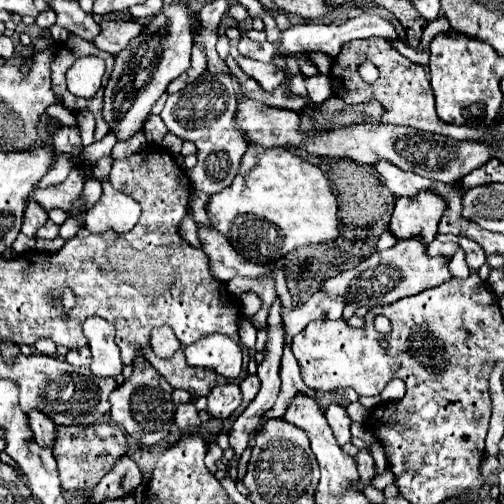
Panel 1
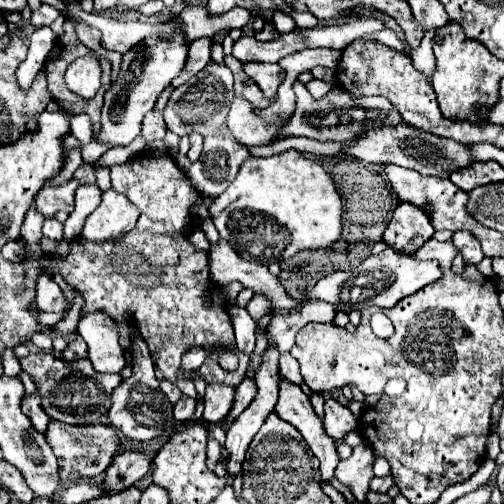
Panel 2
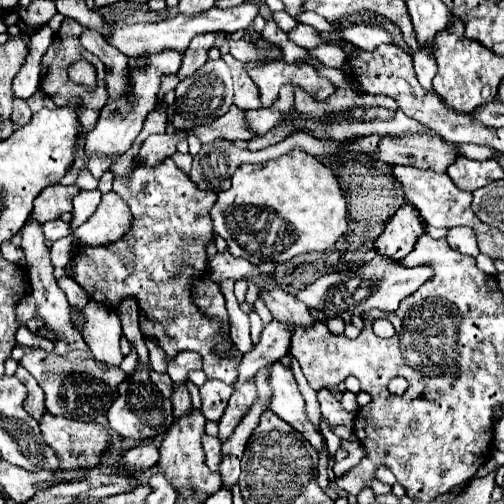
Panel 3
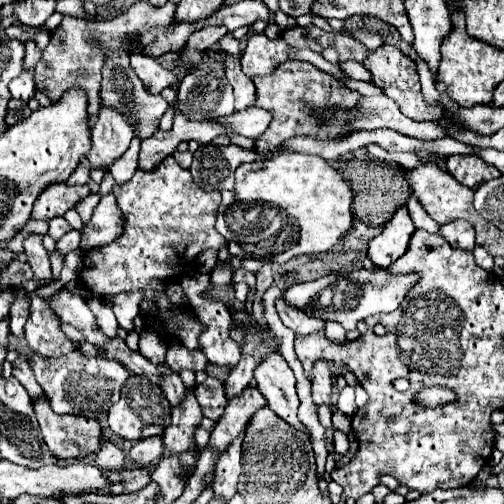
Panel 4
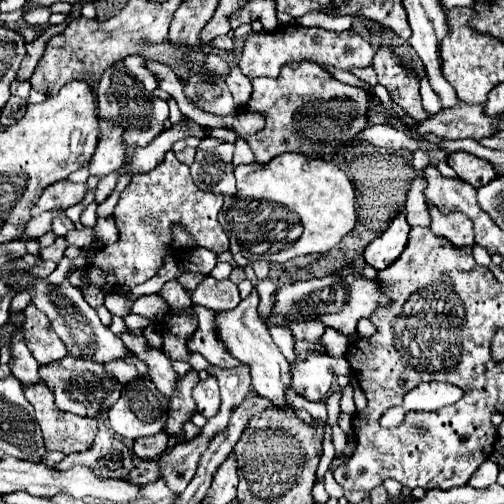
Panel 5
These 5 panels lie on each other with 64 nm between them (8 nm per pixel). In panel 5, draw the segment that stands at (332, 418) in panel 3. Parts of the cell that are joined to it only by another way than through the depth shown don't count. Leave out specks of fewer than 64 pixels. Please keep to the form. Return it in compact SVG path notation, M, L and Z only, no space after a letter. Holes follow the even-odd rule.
M310 356L308 360L296 358L296 364L290 368L292 388L304 390L304 396L312 402L320 402L332 390L336 376L348 376L352 372L350 364L344 358L332 356Z

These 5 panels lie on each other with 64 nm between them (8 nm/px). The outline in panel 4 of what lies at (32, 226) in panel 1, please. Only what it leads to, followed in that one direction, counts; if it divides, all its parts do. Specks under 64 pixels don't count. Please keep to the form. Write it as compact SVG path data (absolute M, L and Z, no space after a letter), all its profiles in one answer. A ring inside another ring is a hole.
M30 234L24 240L24 252L28 256L28 264L34 272L34 278L40 282L38 286L48 286L52 284L52 268L50 268L50 254L42 246L42 236L40 234ZM34 296L30 318L26 322L26 341L40 356L60 356L68 350L76 350L80 344L72 342L60 328L60 318L50 312L50 296Z

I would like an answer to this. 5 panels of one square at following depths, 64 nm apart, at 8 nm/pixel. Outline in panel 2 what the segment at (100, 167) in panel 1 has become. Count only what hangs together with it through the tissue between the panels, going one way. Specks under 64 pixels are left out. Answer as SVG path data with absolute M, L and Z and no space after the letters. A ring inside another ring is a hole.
M96 168L95 176L96 183L103 192L111 188L110 168Z

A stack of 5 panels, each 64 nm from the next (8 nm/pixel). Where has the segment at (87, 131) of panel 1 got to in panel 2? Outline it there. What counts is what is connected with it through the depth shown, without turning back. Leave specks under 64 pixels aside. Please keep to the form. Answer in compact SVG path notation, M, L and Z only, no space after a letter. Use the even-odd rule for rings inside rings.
M80 114L80 116L72 116L72 122L70 122L70 128L72 128L72 134L80 140L80 144L88 144L92 142L92 120L86 116L86 114Z

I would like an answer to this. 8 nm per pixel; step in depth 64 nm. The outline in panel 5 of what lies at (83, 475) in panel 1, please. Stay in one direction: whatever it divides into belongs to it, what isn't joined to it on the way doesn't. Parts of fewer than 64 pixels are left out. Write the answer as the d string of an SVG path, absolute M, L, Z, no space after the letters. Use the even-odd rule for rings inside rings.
M36 384L36 388L24 388L28 402L34 406L36 410L36 420L40 424L42 436L44 436L44 444L48 450L58 450L62 454L74 454L74 452L86 452L92 448L98 426L96 426L96 418L82 418L76 414L68 414L68 412L60 412L54 406L54 394L48 392L48 388L44 388L44 384Z

